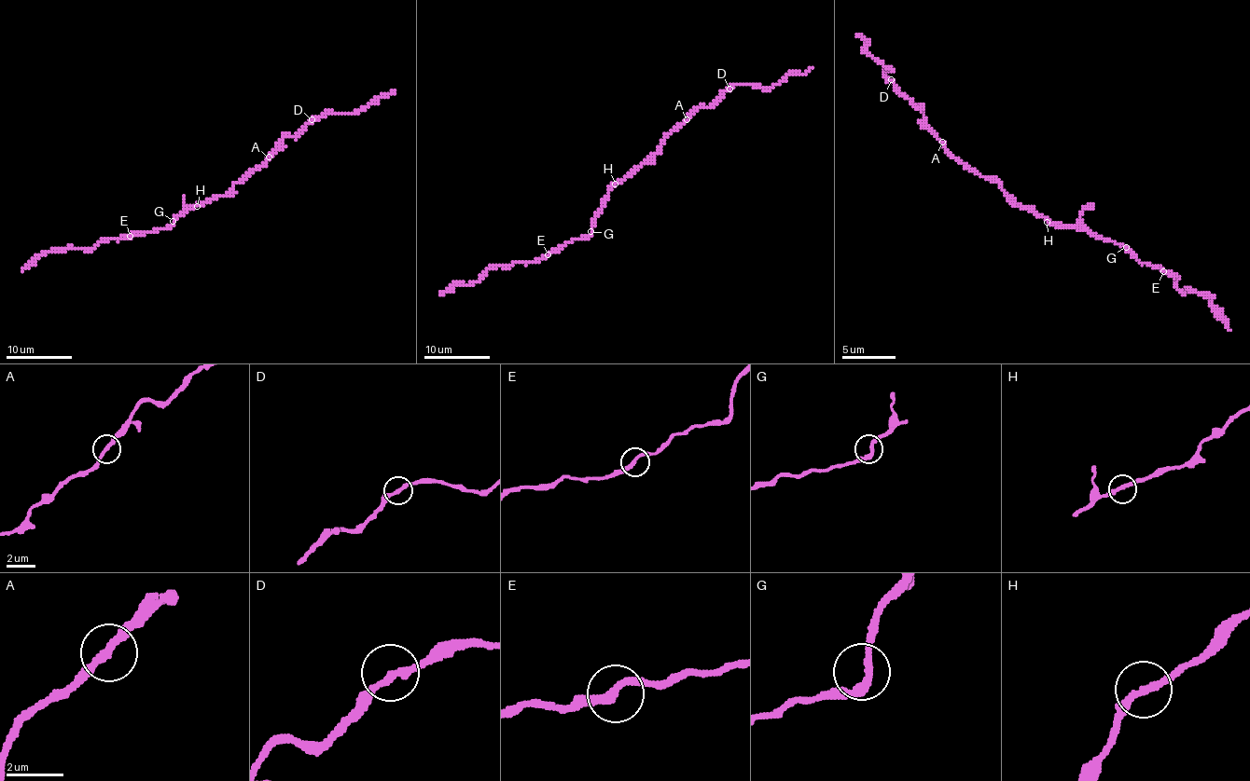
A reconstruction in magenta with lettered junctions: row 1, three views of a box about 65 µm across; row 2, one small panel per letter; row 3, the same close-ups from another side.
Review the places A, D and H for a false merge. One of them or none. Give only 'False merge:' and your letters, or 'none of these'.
False merge: none of these

